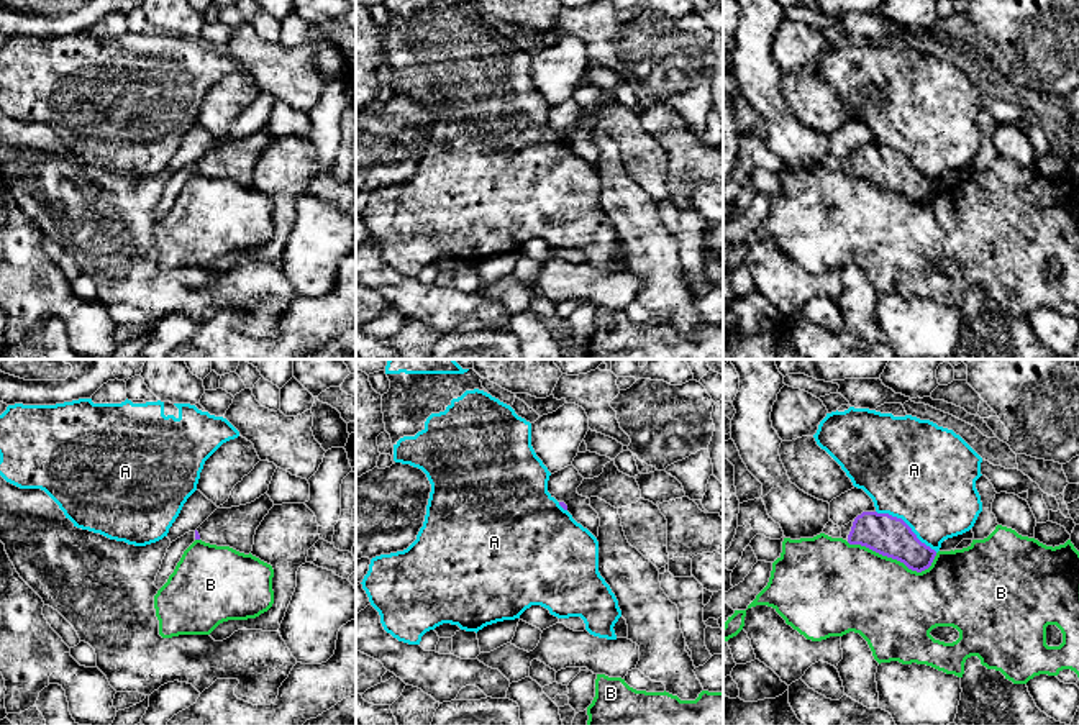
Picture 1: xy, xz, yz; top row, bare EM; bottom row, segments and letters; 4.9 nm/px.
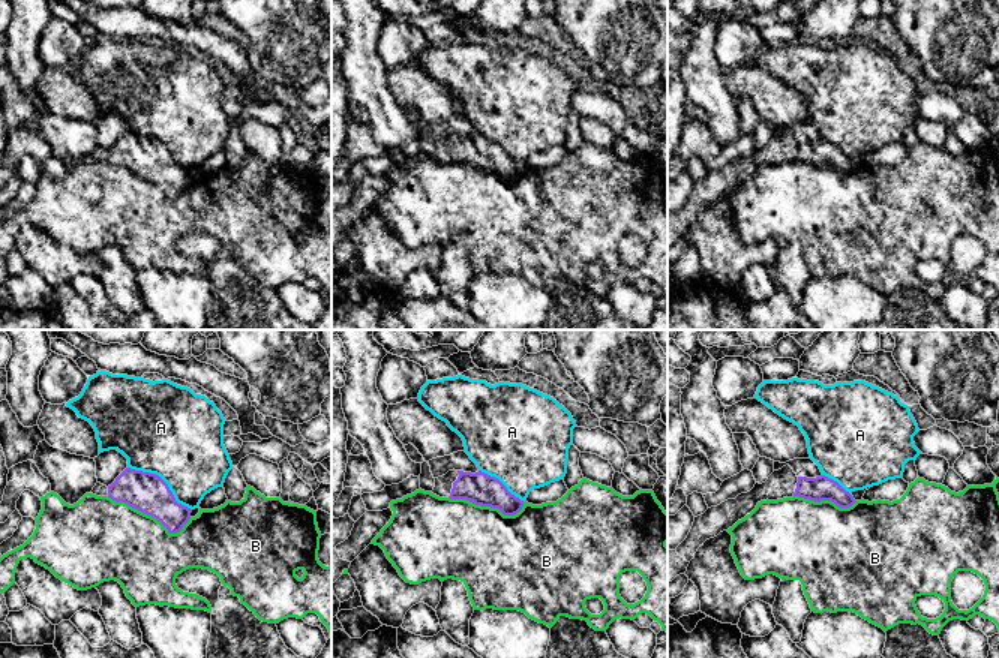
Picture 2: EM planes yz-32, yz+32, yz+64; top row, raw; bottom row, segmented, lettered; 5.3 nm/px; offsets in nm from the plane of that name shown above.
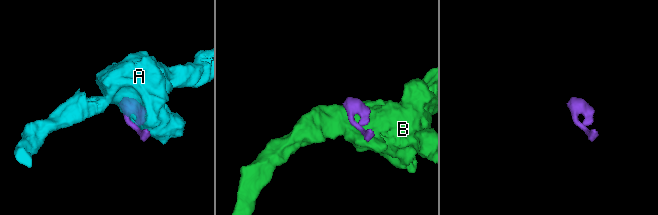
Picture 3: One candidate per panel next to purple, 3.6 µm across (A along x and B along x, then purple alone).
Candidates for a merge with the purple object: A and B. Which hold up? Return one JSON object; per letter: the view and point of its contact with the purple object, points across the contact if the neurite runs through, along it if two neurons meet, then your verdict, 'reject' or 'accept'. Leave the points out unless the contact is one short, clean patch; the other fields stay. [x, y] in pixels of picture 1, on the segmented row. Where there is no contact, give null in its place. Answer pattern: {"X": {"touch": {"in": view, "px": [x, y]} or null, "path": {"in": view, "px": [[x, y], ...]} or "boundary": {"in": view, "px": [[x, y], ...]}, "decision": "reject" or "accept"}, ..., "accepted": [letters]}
{"A": {"touch": {"in": "yz", "px": [907, 525]}, "decision": "reject"}, "B": {"touch": {"in": "yz", "px": [894, 558]}, "decision": "reject"}, "accepted": []}

